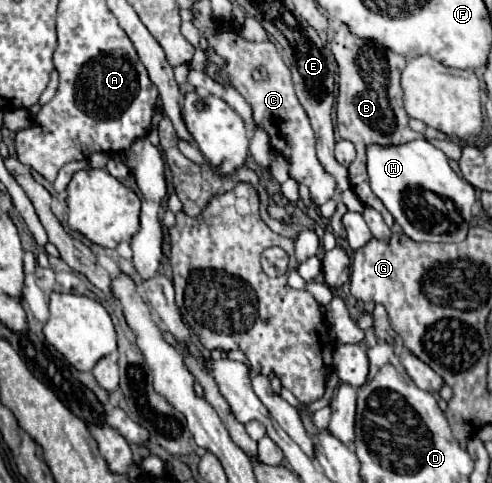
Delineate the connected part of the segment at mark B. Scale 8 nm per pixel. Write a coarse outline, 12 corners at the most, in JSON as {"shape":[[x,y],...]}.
{"shape":[[340,25],[338,133],[356,147],[350,185],[372,193],[366,145],[418,139],[408,127],[400,75],[406,59]]}

